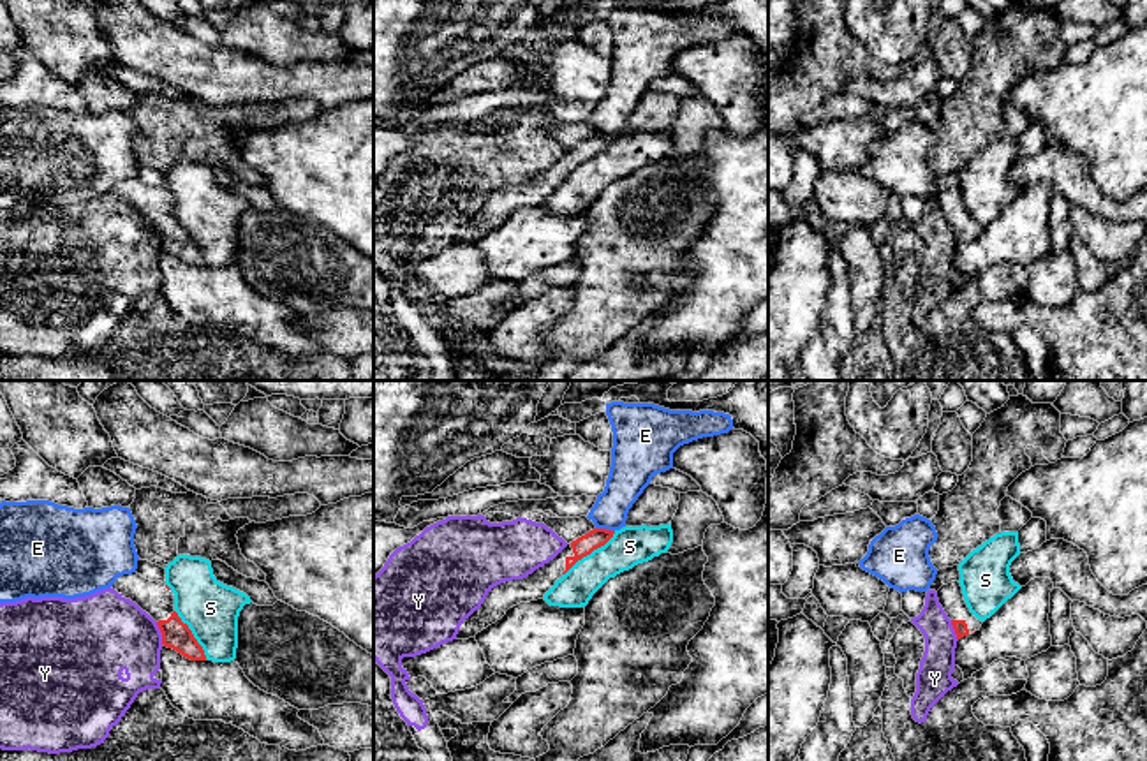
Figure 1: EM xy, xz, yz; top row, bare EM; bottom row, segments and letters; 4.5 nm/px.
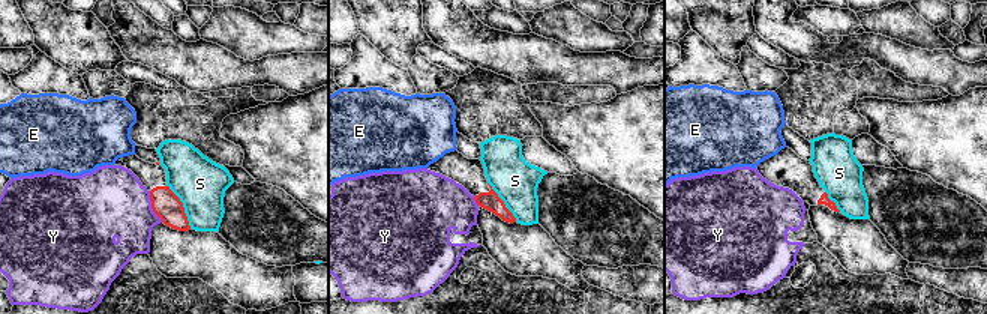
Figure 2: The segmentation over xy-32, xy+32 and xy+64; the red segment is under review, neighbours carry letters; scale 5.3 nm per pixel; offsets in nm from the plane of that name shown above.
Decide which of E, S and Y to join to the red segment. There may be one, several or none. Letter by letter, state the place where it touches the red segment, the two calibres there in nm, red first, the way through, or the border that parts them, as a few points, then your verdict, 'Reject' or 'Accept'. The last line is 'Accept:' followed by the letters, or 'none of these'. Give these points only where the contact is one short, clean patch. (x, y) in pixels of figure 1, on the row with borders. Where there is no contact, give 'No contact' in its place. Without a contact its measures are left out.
E: Touches red at xz (605, 529). Thickness 90 nm (red) against 170 nm. Reject
S: Touches red at xz (589, 554). Thickness 90 nm (red) against 180 nm. Reject
Y: Touches red at xy (161, 631). Thickness 130 nm (red) against 360 nm. Boundary: xy (155, 622), (162, 643). Reject
Accept: none of these

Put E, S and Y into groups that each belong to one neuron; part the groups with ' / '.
E / S / Y

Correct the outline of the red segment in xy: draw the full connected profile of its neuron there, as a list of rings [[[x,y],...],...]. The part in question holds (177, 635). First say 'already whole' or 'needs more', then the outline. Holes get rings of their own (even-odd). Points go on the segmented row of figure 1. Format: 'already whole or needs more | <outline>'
needs more | [[[137,573],[116,578],[111,587],[122,597],[146,611],[162,632],[162,645],[190,661],[206,661],[203,646],[174,611],[174,594],[162,581],[150,581]]]

